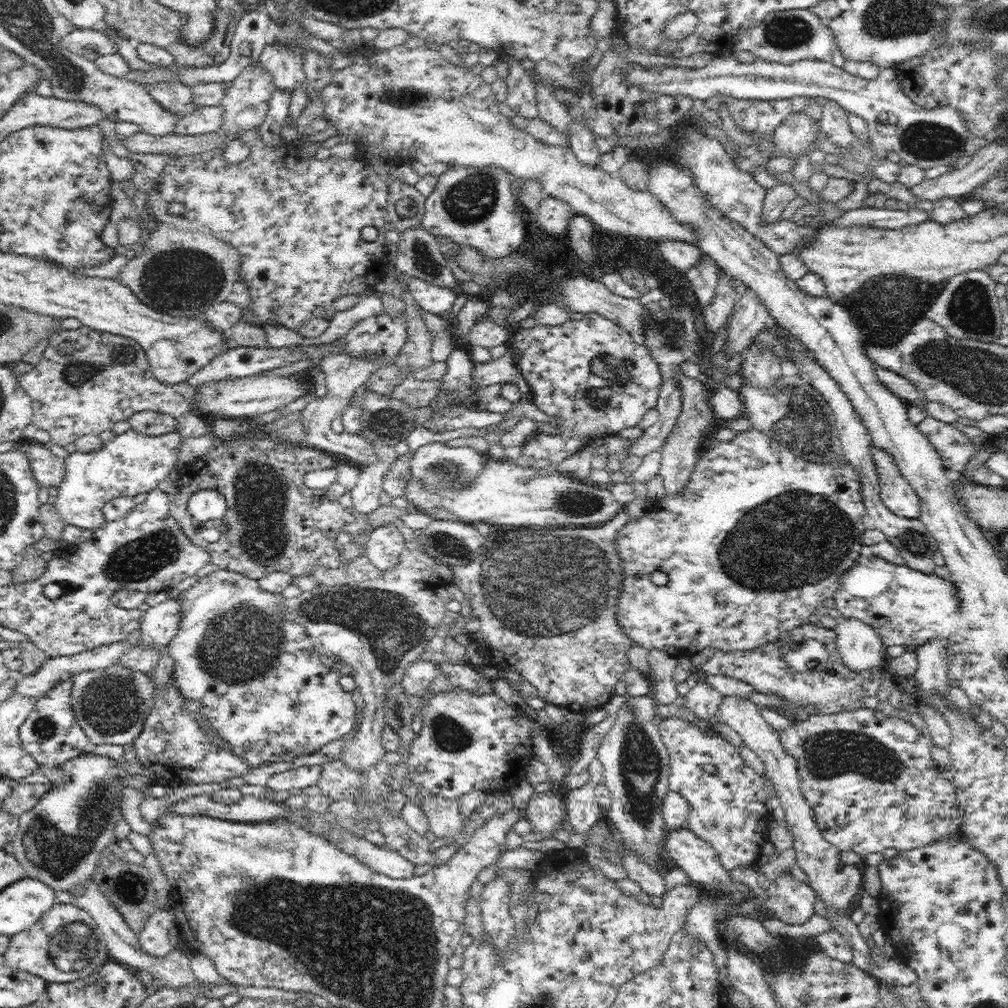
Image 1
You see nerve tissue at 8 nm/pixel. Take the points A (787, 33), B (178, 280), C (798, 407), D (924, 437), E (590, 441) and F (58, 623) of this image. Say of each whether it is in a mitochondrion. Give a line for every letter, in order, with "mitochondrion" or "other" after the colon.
A: mitochondrion
B: mitochondrion
C: mitochondrion
D: other
E: other
F: other

